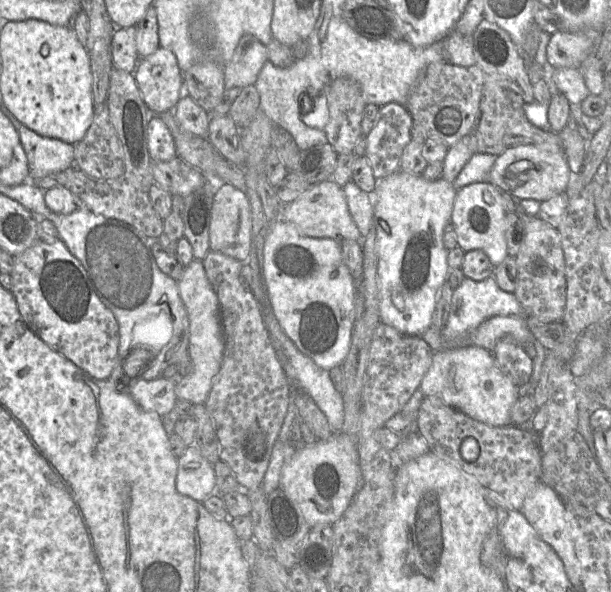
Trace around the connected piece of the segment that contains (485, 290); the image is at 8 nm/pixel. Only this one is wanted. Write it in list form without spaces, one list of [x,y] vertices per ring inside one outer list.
[[[465,277],[461,285],[454,290],[448,320],[441,332],[445,342],[444,349],[472,345],[467,342],[470,334],[491,317],[516,315],[526,316],[526,311],[514,294],[499,288],[494,277],[483,281],[474,281]]]

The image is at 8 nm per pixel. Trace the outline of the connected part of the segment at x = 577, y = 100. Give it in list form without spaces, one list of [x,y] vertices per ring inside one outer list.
[[[551,67],[550,76],[558,92],[574,105],[580,106],[582,101],[590,94],[580,68]]]

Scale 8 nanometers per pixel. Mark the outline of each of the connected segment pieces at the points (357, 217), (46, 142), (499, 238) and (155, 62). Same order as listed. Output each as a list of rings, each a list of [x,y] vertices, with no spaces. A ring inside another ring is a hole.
[[[352,180],[343,190],[350,215],[364,238],[374,225],[373,196],[361,190]]]
[[[4,112],[17,129],[26,153],[30,177],[40,179],[52,173],[74,167],[74,145],[37,134],[18,122],[10,112]]]
[[[476,182],[457,190],[451,224],[457,235],[458,247],[465,253],[480,249],[487,254],[494,267],[500,265],[508,257],[505,219],[505,198],[496,184]]]
[[[159,47],[151,55],[140,57],[133,74],[143,101],[155,115],[172,111],[184,94],[183,73],[174,53],[166,48]]]

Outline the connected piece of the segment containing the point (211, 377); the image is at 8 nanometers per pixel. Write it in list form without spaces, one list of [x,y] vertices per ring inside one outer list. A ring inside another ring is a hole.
[[[193,259],[185,266],[177,284],[189,319],[188,355],[192,362],[192,369],[176,383],[176,396],[177,399],[187,400],[192,404],[204,404],[221,368],[224,355],[224,332],[219,302],[206,276],[203,263],[198,259]]]

